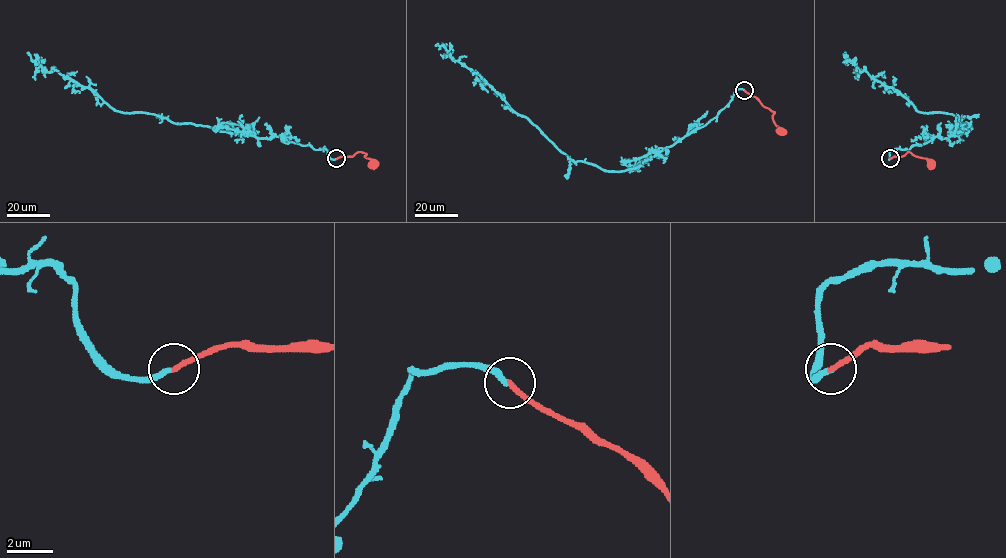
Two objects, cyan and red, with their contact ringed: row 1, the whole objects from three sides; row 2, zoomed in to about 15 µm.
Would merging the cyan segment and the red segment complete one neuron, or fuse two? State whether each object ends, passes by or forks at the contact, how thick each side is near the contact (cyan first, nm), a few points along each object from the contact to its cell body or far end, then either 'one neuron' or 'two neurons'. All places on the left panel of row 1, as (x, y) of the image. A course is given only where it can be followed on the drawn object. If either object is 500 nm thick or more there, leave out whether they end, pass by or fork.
cyan ends; red ends; calibres 260 and 220 nm; course cyan (336, 158), (325, 148), (275, 136), (256, 138), (114, 110), (93, 91), (56, 70), (46, 72), (27, 53); course red (337, 158), (362, 152), (371, 165); one neuron

